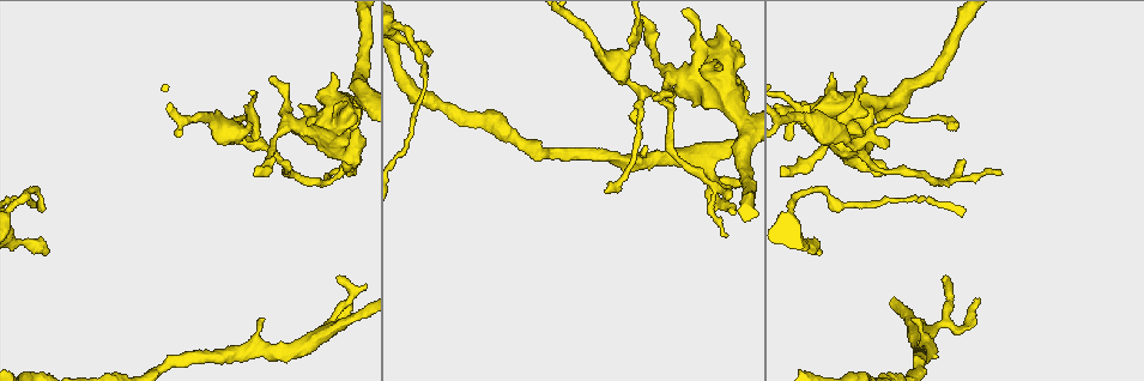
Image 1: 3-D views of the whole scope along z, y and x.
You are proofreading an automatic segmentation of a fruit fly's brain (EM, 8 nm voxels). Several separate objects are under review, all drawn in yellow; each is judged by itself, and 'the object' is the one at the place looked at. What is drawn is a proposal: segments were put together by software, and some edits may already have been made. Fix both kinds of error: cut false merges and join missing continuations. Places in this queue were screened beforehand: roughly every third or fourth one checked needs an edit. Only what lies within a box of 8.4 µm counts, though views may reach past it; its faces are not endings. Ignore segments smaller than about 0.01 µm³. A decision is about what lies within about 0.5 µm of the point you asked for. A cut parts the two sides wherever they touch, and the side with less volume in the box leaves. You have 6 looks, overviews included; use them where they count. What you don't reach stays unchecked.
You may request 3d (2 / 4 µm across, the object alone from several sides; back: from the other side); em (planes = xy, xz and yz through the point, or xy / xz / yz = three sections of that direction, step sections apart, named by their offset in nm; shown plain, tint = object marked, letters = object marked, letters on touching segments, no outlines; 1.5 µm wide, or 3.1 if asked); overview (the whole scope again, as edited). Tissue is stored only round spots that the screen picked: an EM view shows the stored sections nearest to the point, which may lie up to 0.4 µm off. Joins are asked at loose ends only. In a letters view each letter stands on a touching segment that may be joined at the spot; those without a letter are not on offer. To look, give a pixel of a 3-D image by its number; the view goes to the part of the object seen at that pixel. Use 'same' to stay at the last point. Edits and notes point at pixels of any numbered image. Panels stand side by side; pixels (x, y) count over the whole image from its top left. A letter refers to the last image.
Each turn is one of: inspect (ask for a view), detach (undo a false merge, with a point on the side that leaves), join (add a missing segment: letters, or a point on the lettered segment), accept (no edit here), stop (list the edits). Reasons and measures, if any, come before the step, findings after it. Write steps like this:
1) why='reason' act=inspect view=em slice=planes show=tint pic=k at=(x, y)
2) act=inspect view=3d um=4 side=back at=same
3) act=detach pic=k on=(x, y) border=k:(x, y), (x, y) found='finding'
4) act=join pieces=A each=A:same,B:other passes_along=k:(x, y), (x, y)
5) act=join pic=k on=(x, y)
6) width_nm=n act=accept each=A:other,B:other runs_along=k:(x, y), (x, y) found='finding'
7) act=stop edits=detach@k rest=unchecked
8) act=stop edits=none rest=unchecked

why='abrupt turn' act=inspect view=em um=3.1 slice=planes show=letters pic=1 at=(965, 328)

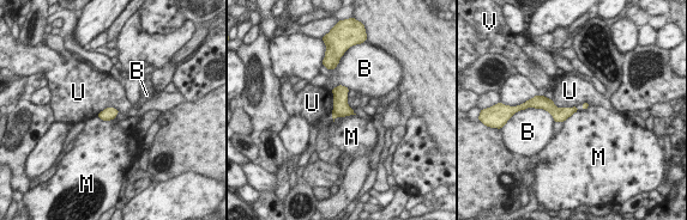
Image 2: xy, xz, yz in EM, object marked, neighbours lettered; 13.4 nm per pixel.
width_nm=170 act=accept each=B:other,M:other,U:other,V:other border=2:(97, 115), (103, 120), (115, 118) found='one neuron here'

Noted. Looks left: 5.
why='thin end' act=inspect view=em slice=planes show=letters pic=1 at=(728, 199)

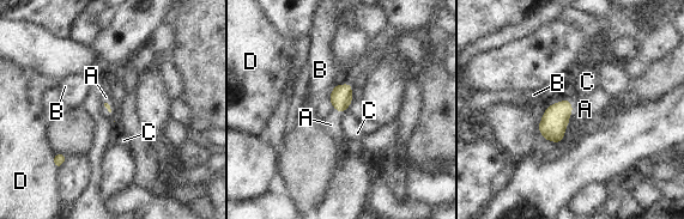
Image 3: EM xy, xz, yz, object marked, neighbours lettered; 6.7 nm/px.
act=join pieces=A each=A:same,B:other,C:other,D:other passes_along=3:(555, 120), (571, 109), (585, 109) found='it goes on there'

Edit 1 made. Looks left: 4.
why='an open end' act=inspect view=em slice=planes show=letters pic=1 at=(956, 124)

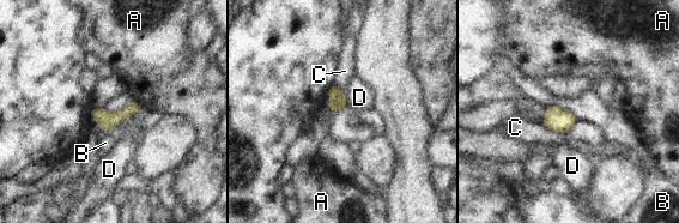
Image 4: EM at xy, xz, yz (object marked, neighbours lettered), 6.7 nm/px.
act=accept each=A:other,B:other,C:other,D:other border=4:(345, 96), (347, 104) found='none of them fits'

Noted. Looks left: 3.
act=stop edits=join@3 rest=unchecked

